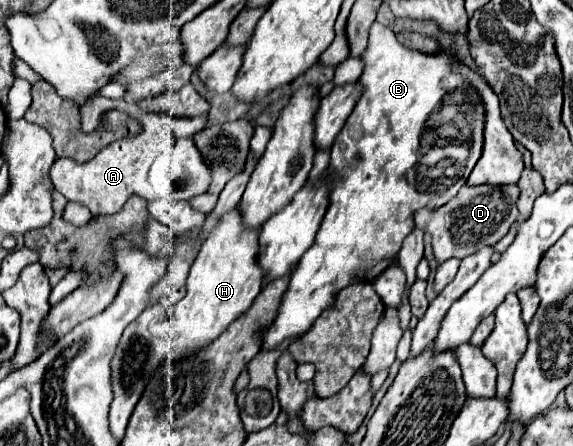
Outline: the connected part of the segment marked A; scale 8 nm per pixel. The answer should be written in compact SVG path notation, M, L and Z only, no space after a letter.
M94 96L92 100L88 100L86 104L80 106L82 132L92 132L100 124L102 112L112 110L112 108L128 112L134 120L138 120L142 124L142 132L136 136L124 136L124 138L108 144L92 160L88 160L84 164L76 162L72 158L58 158L56 164L52 166L52 182L56 184L56 190L62 192L66 196L66 200L80 202L86 208L90 208L92 216L118 212L132 194L140 194L148 202L152 202L157 195L154 196L154 190L148 184L146 174L148 174L148 168L154 162L154 158L158 154L168 154L168 151L165 153L164 148L169 148L169 152L172 152L176 138L192 138L196 132L200 132L204 128L204 122L206 122L206 116L176 118L176 116L168 116L168 114L150 114L150 112L140 110L140 106L136 102L130 102L124 98L110 100L104 96Z

